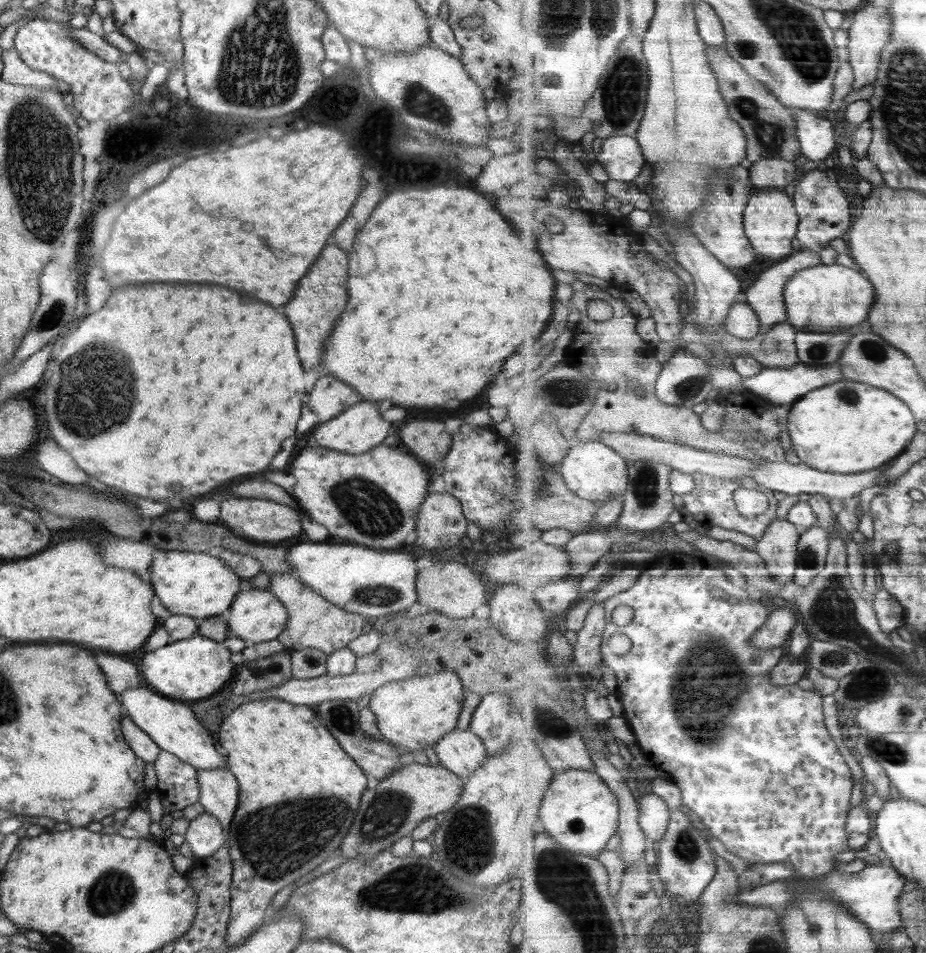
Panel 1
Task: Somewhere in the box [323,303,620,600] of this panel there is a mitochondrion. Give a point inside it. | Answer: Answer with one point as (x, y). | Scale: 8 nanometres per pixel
(371, 511)

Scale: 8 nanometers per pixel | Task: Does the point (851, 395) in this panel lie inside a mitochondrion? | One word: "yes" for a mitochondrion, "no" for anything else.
yes

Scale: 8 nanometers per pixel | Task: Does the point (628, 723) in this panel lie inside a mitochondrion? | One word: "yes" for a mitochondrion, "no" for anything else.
no

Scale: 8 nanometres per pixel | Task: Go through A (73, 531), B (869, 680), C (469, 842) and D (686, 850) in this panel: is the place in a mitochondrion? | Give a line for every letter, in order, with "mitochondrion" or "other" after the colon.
A: other
B: mitochondrion
C: mitochondrion
D: mitochondrion

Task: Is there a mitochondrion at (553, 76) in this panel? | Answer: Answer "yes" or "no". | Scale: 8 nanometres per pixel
yes

